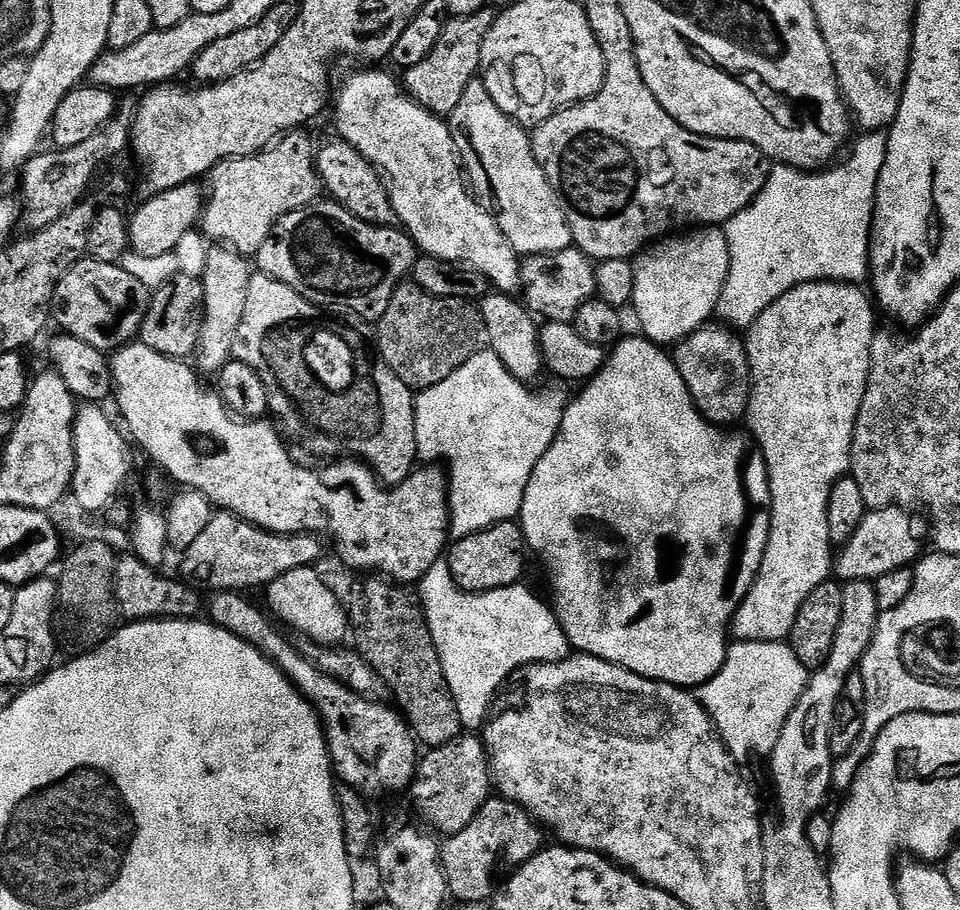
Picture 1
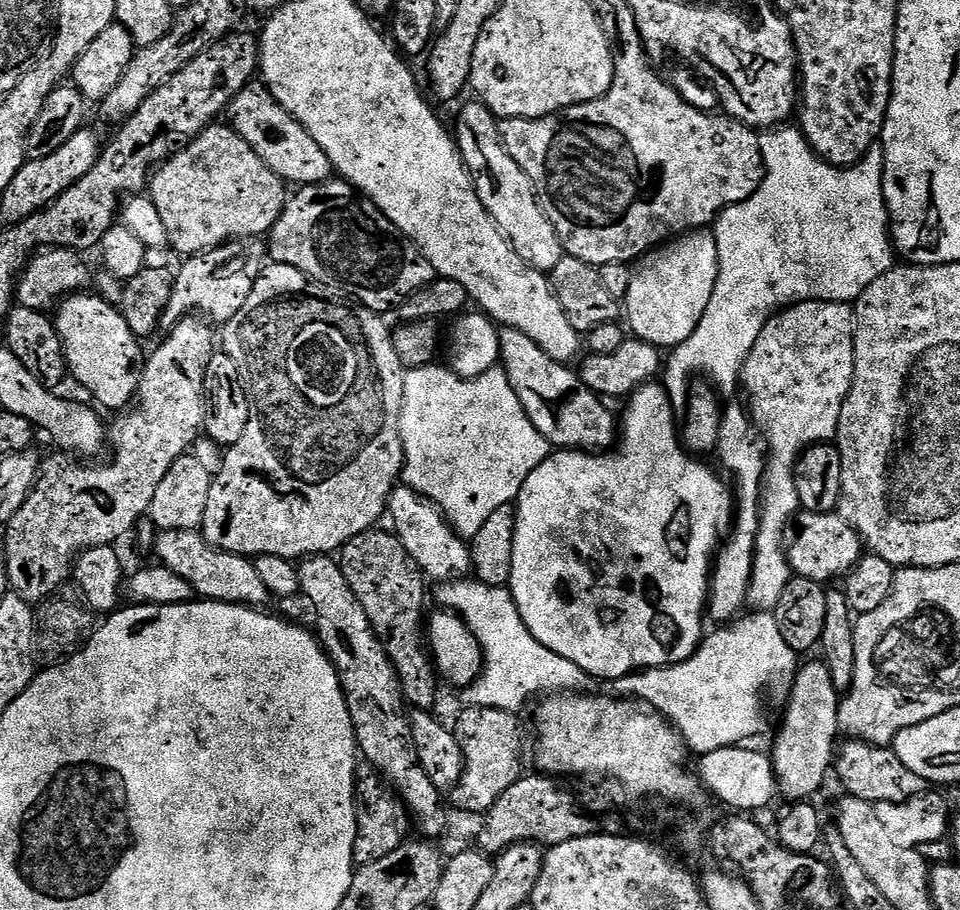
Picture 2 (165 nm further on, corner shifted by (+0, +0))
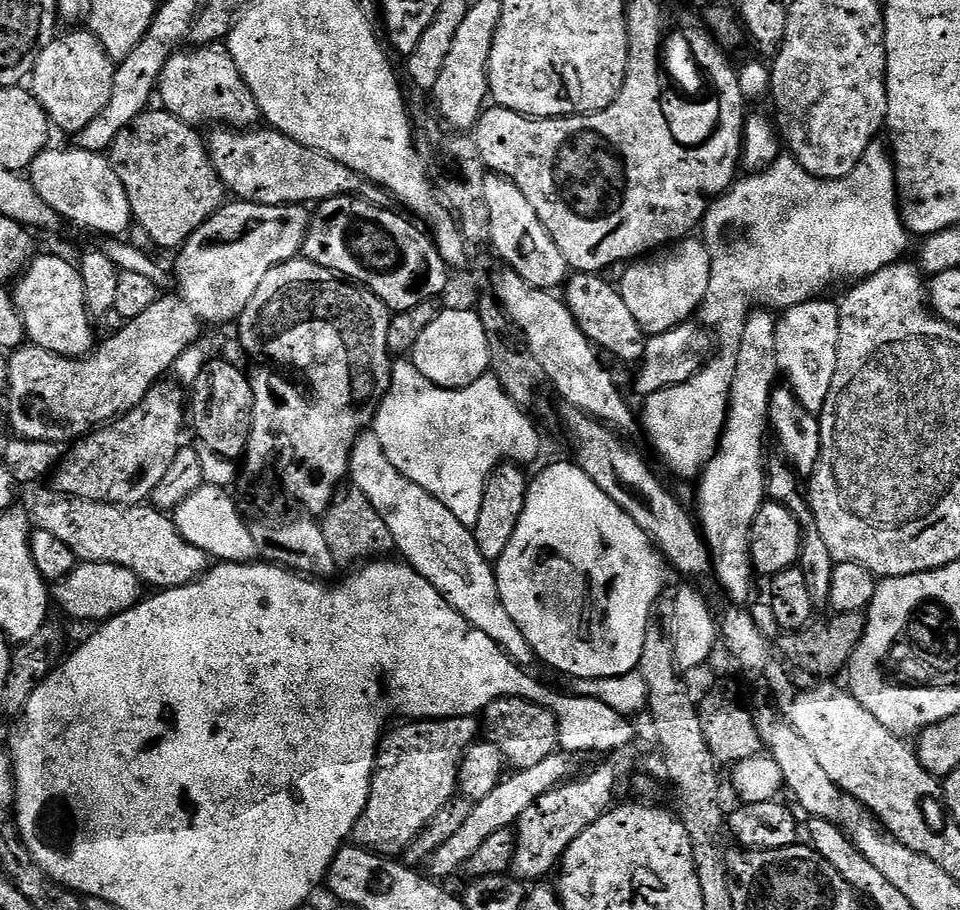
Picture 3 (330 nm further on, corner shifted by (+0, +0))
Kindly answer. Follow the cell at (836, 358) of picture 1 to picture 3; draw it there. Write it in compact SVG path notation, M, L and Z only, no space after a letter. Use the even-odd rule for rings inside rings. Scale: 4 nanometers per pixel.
M828 298L802 302L787 309L776 322L779 375L788 379L785 380L787 387L794 390L798 402L817 414L826 406L826 398L834 382L834 370L838 366L839 325L840 305L836 302L831 304Z

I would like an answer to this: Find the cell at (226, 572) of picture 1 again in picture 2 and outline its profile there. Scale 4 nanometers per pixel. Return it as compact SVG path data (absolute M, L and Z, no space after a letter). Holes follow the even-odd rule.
M268 262L261 268L260 277L254 282L254 290L250 290L250 298L246 298L246 306L242 306L242 310L238 310L238 314L234 314L234 318L223 325L222 350L234 358L234 366L238 366L240 383L244 386L250 406L250 418L246 422L246 430L242 430L242 438L238 438L236 444L227 445L222 470L218 470L218 474L212 477L202 525L202 534L210 546L249 558L273 556L299 562L310 556L339 553L344 544L350 542L350 538L358 538L358 534L370 531L381 523L380 519L385 519L388 499L398 487L397 481L401 479L404 470L400 419L406 369L398 358L398 350L394 350L393 329L388 328L384 320L387 319L383 315L372 312L365 304L357 304L355 300L334 292L332 288L313 283L302 274L302 270L294 270L294 266Z

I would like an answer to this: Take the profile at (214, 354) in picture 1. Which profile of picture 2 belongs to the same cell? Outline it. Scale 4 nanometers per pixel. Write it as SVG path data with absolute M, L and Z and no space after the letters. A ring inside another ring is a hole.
M185 318L179 320L170 331L168 336L156 349L152 352L152 357L145 359L142 364L140 373L140 389L137 390L134 403L127 410L121 411L120 416L116 421L110 424L110 448L112 444L112 460L108 460L105 464L92 464L96 462L85 462L83 459L77 458L75 455L69 454L66 451L56 450L53 456L44 456L40 465L40 475L36 478L36 484L32 487L32 492L26 498L26 502L22 502L22 508L18 510L18 514L14 514L9 518L6 525L8 533L4 536L4 545L2 551L6 556L6 570L8 571L8 586L15 595L21 596L26 603L33 606L39 605L41 602L55 597L56 592L64 584L64 579L67 581L72 574L72 565L80 553L94 546L102 546L103 544L112 546L120 540L128 531L130 533L149 515L149 508L154 499L154 494L157 493L158 486L162 483L162 478L165 478L167 471L173 466L174 462L178 461L180 456L185 455L196 443L201 435L204 426L204 383L206 382L206 366L210 362L210 358L214 354L212 348L212 332L207 328L209 325L200 318Z

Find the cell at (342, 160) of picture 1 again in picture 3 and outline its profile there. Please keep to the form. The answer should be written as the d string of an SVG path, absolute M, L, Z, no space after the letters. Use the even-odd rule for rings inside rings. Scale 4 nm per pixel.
M223 43L205 44L203 46L192 46L187 50L173 52L170 62L160 75L160 87L158 89L158 100L161 100L163 111L174 114L182 122L193 126L200 124L212 124L208 126L227 126L237 130L247 130L261 123L260 107L250 94L250 86L242 78L238 66L232 61L227 47Z

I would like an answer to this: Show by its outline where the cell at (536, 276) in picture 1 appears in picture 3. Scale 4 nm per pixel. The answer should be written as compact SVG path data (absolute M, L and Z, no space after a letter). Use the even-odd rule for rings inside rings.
M576 272L569 275L563 285L562 299L582 334L586 334L588 341L600 352L614 354L621 365L639 365L644 357L646 333L638 318L630 314L630 306L626 306L626 298L622 298L619 287L604 282L597 273Z

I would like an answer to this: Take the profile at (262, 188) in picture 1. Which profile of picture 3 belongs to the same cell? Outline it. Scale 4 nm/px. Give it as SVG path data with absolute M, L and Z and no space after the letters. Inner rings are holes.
M149 110L134 118L134 122L130 122L130 126L126 126L126 130L114 138L110 149L112 169L126 190L126 198L130 198L133 221L148 235L149 241L160 248L183 248L190 234L194 234L202 222L206 222L226 203L226 189L208 156L205 137L196 132L199 131L193 125L182 122L174 114Z

